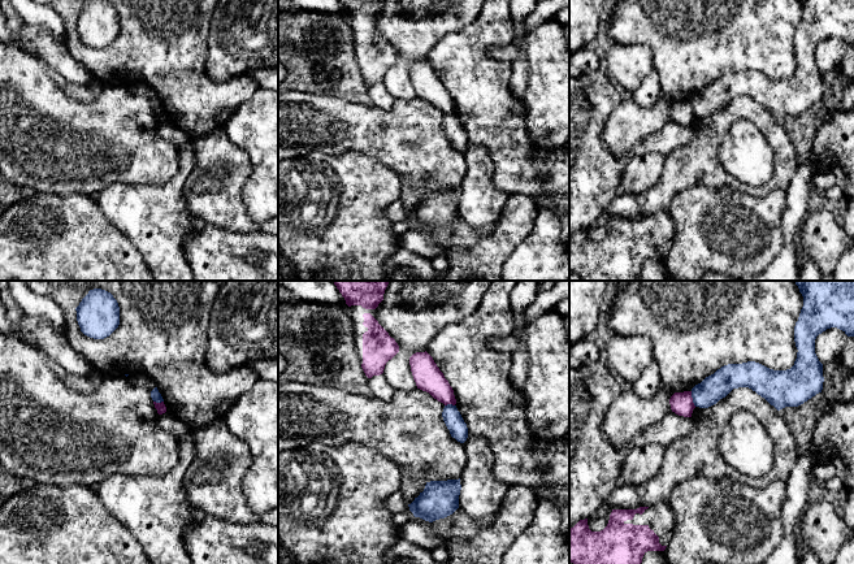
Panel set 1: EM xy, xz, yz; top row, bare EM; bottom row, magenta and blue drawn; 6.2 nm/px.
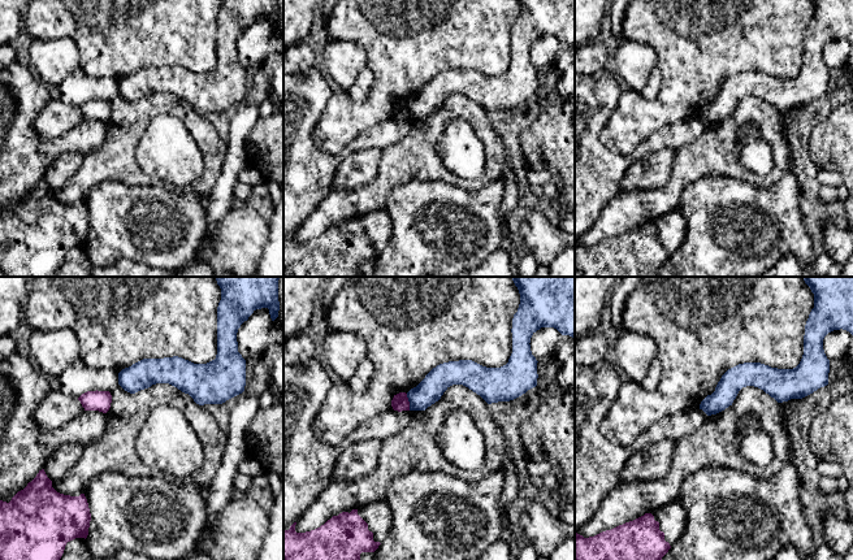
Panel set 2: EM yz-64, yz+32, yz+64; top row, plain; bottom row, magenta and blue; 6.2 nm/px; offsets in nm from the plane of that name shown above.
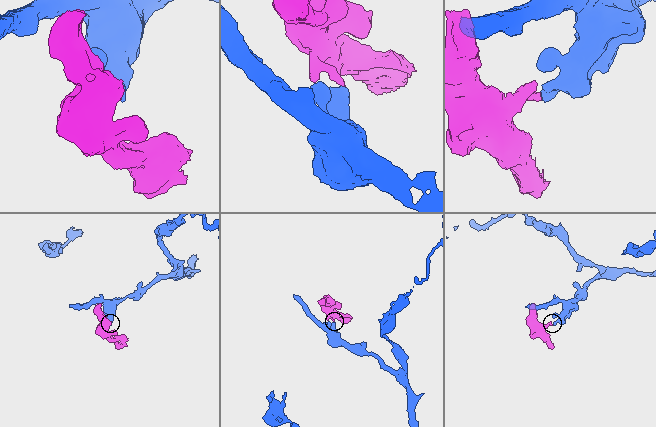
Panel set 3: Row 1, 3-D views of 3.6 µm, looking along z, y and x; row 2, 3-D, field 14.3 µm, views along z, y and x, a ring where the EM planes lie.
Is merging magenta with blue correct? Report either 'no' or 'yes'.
no

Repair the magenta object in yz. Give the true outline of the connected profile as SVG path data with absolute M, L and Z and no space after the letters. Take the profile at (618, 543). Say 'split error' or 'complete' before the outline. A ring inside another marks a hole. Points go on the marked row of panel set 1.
split error | M667 502L637 509L612 509L607 526L591 532L588 519L569 528L573 564L641 564L647 551L664 551L675 532Z

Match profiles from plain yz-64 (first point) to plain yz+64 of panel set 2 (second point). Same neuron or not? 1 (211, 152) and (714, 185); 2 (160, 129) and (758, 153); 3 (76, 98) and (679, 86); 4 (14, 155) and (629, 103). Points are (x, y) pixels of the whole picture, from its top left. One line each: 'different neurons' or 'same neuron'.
1: different neurons
2: same neuron
3: different neurons
4: different neurons

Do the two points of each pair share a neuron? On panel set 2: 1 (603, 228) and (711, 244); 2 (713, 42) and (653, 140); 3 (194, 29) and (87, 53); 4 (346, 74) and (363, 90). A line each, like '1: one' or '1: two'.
1: two
2: two
3: one
4: two

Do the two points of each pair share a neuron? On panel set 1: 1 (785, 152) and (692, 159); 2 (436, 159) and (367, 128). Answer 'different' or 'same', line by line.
1: same
2: same

